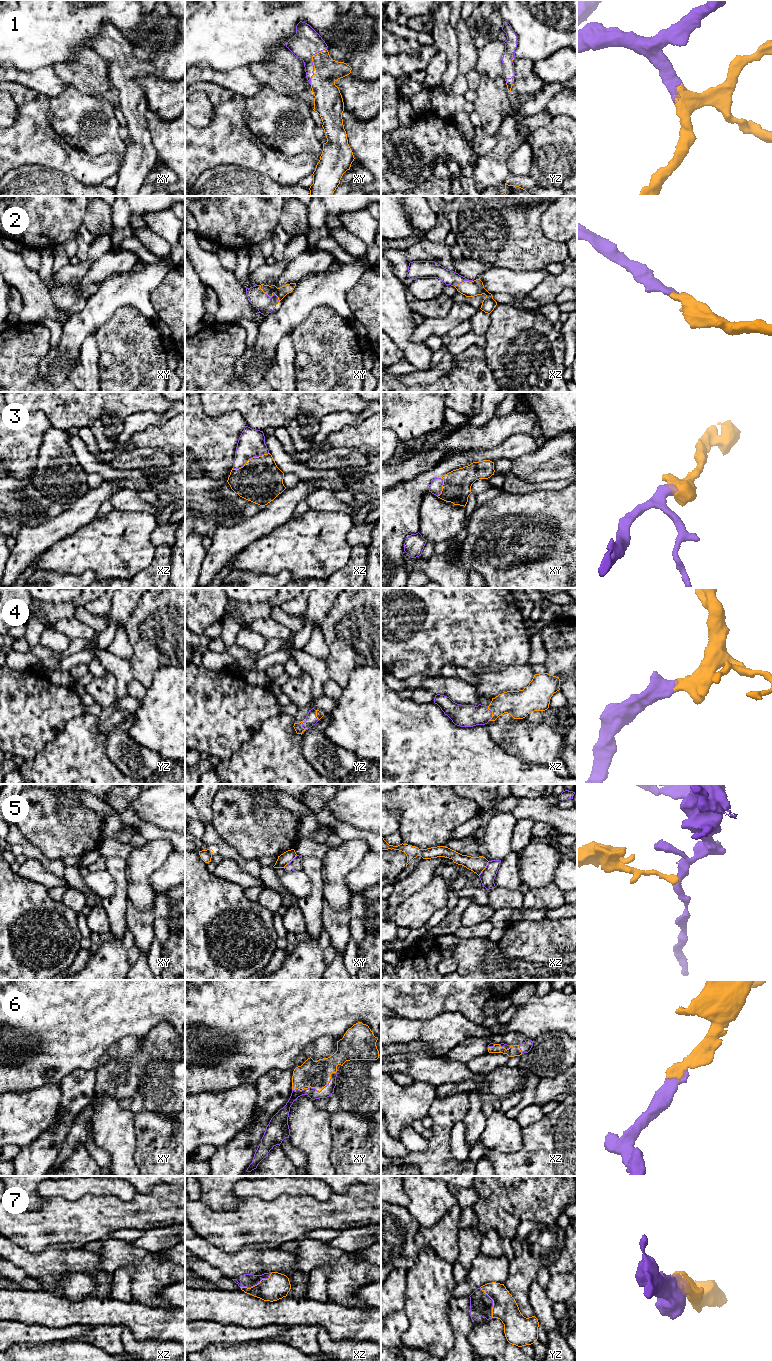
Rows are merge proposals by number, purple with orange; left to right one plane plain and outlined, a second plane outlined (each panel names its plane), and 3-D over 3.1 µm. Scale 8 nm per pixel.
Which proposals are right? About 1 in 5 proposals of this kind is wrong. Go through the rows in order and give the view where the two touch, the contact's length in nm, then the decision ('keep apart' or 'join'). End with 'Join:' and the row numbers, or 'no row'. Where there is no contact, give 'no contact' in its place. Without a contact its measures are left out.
1: contact in xy; length 320 nm; join
2: contact in xy; length 220 nm; join
3: contact in xz; length 320 nm; join
4: contact in yz; length 130 nm; join
5: contact in xy; length 160 nm; keep apart
6: contact in xy; length 380 nm; join
7: contact in xz; length 300 nm; join
Join: 1, 2, 3, 4, 6, 7

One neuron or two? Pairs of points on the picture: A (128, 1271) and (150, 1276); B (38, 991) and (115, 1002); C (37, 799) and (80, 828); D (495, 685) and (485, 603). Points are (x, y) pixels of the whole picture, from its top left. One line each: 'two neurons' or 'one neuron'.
A: two neurons
B: one neuron
C: one neuron
D: two neurons

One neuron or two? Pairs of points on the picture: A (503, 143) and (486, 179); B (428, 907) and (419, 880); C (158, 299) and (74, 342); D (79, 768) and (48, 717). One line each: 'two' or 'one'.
A: one
B: two
C: two
D: two

